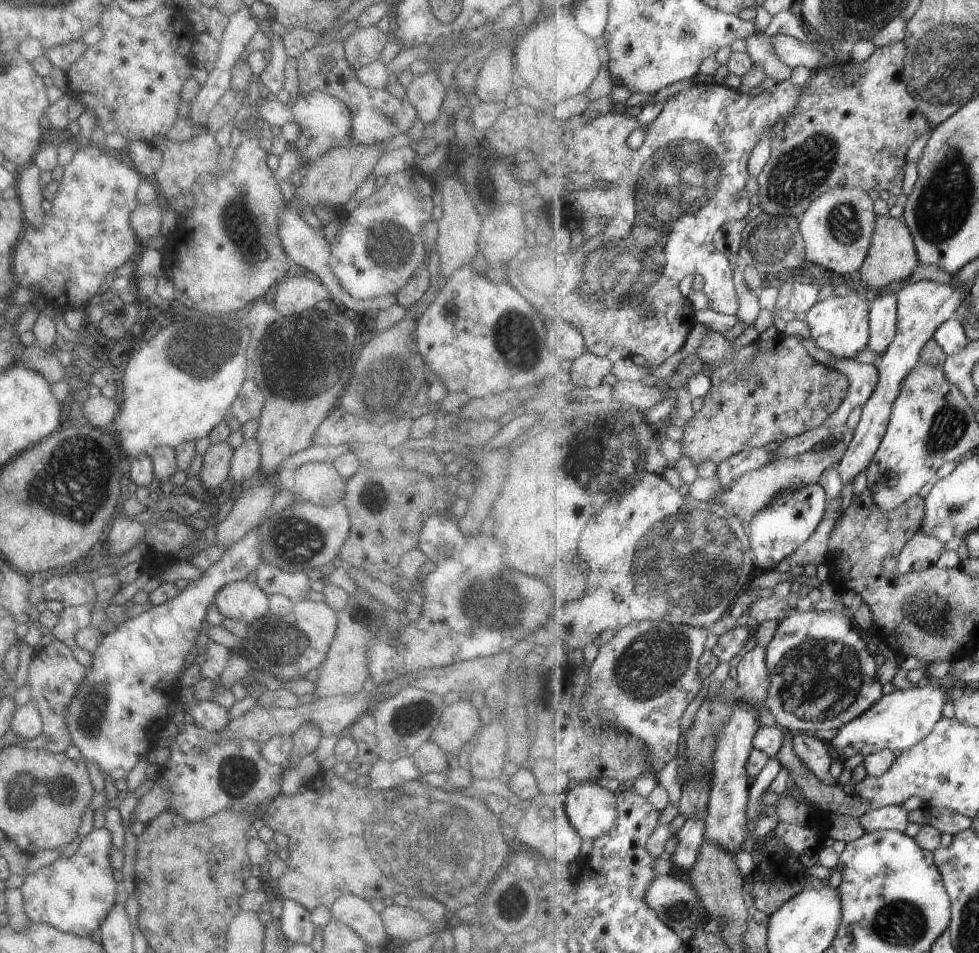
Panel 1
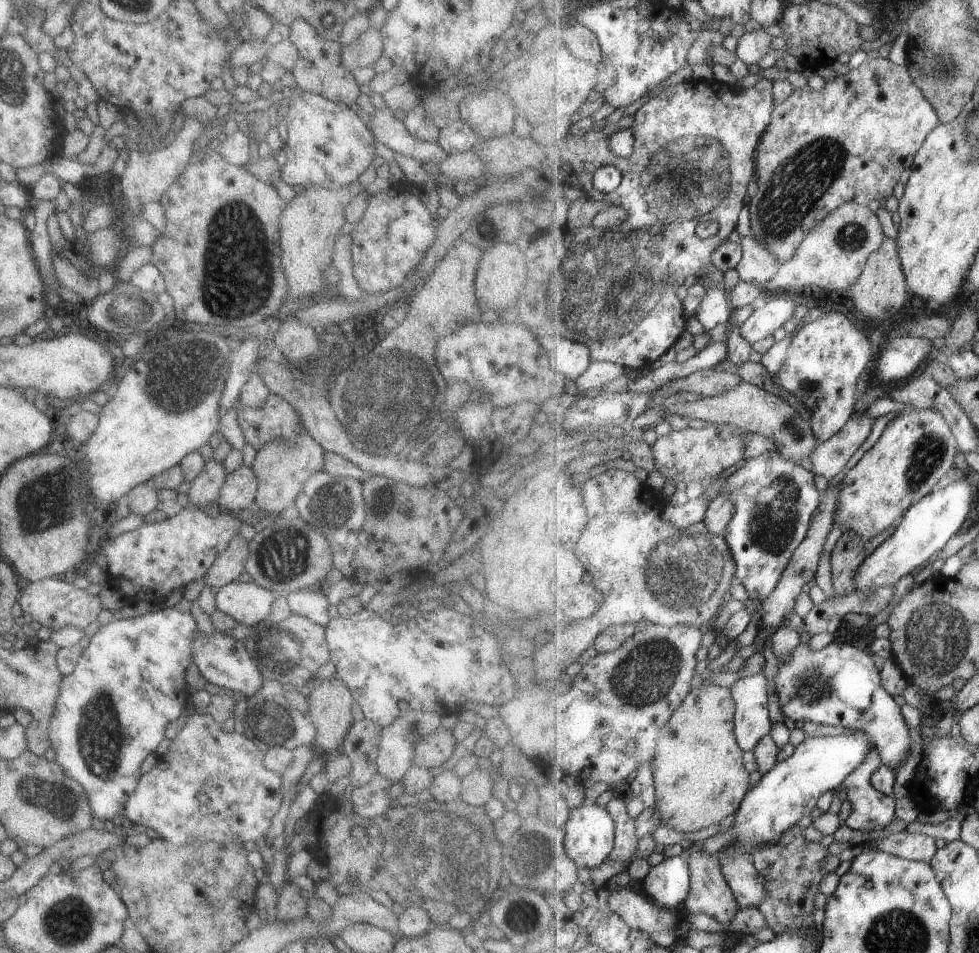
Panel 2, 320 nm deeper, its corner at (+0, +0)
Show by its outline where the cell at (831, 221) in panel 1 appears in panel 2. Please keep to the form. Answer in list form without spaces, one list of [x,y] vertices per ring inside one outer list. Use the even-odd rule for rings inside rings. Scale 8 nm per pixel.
[[[855,203],[842,204],[836,211],[827,216],[827,220],[823,220],[821,224],[817,224],[817,228],[812,230],[797,249],[796,255],[781,268],[781,274],[777,274],[777,280],[767,288],[775,290],[774,294],[779,295],[779,290],[786,292],[799,292],[799,288],[803,286],[817,286],[823,290],[835,290],[837,294],[846,293],[860,279],[861,274],[865,270],[869,256],[872,252],[879,250],[886,239],[883,234],[883,226],[877,218],[877,214],[867,206],[861,206]]]

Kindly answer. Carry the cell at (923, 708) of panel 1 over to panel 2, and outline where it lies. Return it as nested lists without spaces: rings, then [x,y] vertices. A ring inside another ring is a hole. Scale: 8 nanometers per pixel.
[[[859,731],[849,736],[807,736],[787,760],[778,762],[761,776],[745,795],[730,829],[736,835],[732,840],[736,850],[753,856],[759,845],[779,843],[790,829],[799,826],[817,808],[825,792],[838,791],[843,786],[844,780],[864,763],[873,747],[871,738]]]

